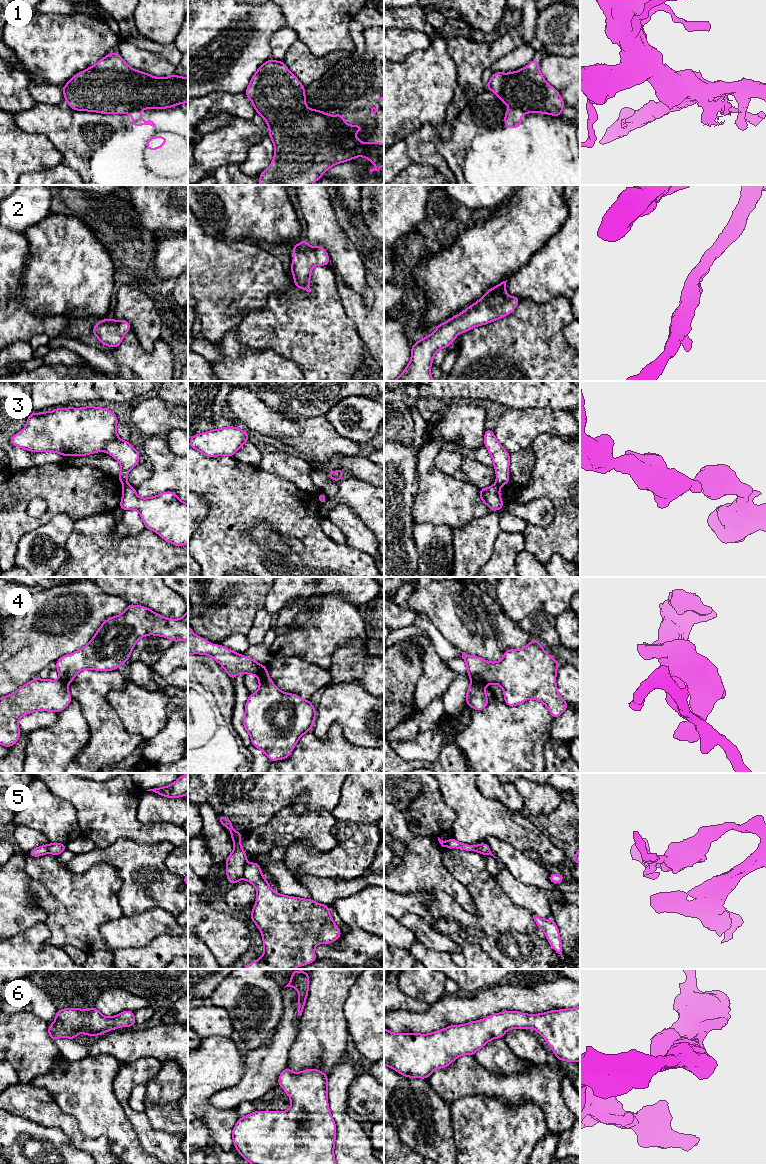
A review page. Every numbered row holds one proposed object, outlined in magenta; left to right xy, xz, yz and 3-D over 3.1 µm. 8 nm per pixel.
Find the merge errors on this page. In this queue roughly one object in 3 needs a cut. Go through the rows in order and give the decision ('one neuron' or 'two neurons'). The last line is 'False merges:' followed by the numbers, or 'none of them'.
1: two neurons
2: one neuron
3: two neurons
4: two neurons
5: two neurons
6: one neuron
False merges: 1, 3, 4, 5

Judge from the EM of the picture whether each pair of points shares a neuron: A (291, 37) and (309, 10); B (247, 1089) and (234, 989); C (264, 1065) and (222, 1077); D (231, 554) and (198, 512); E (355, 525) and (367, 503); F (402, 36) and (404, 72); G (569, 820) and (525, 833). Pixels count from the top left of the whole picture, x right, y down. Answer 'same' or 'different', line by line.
A: different
B: different
C: different
D: different
E: different
F: different
G: different

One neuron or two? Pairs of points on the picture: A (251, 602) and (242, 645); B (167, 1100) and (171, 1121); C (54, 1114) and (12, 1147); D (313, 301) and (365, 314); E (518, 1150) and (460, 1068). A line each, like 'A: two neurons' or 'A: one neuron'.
A: one neuron
B: one neuron
C: two neurons
D: two neurons
E: two neurons

